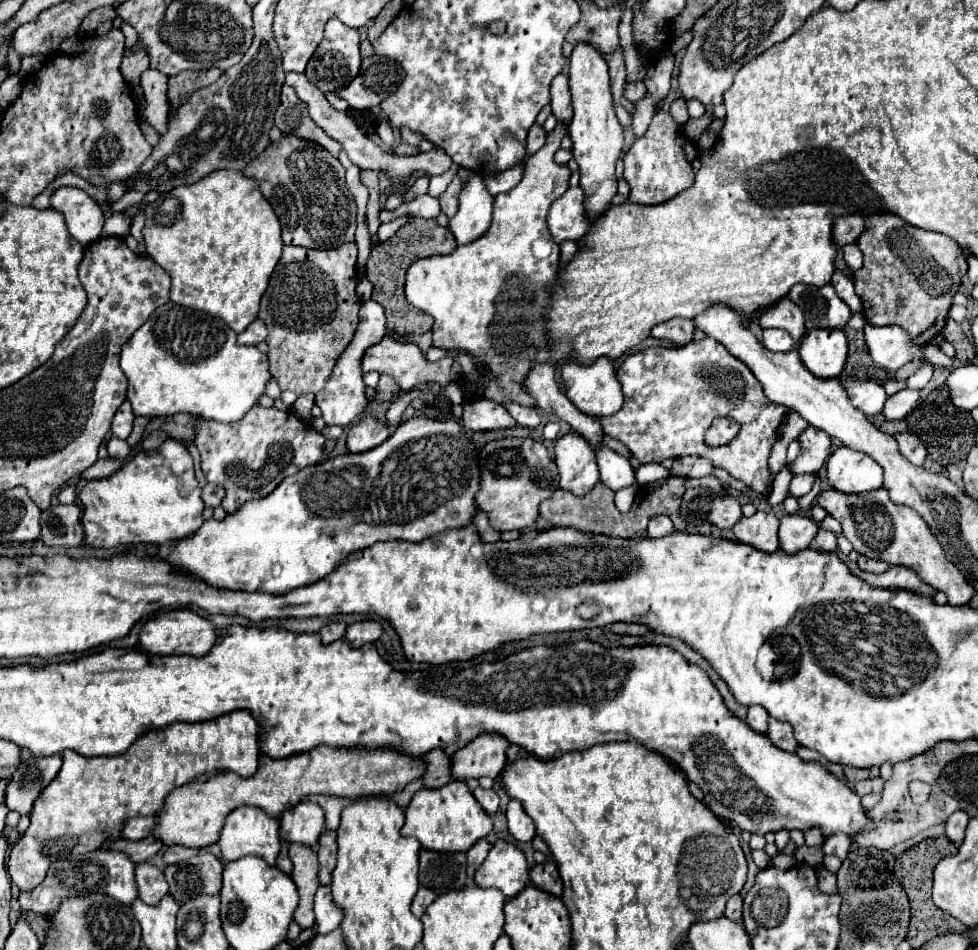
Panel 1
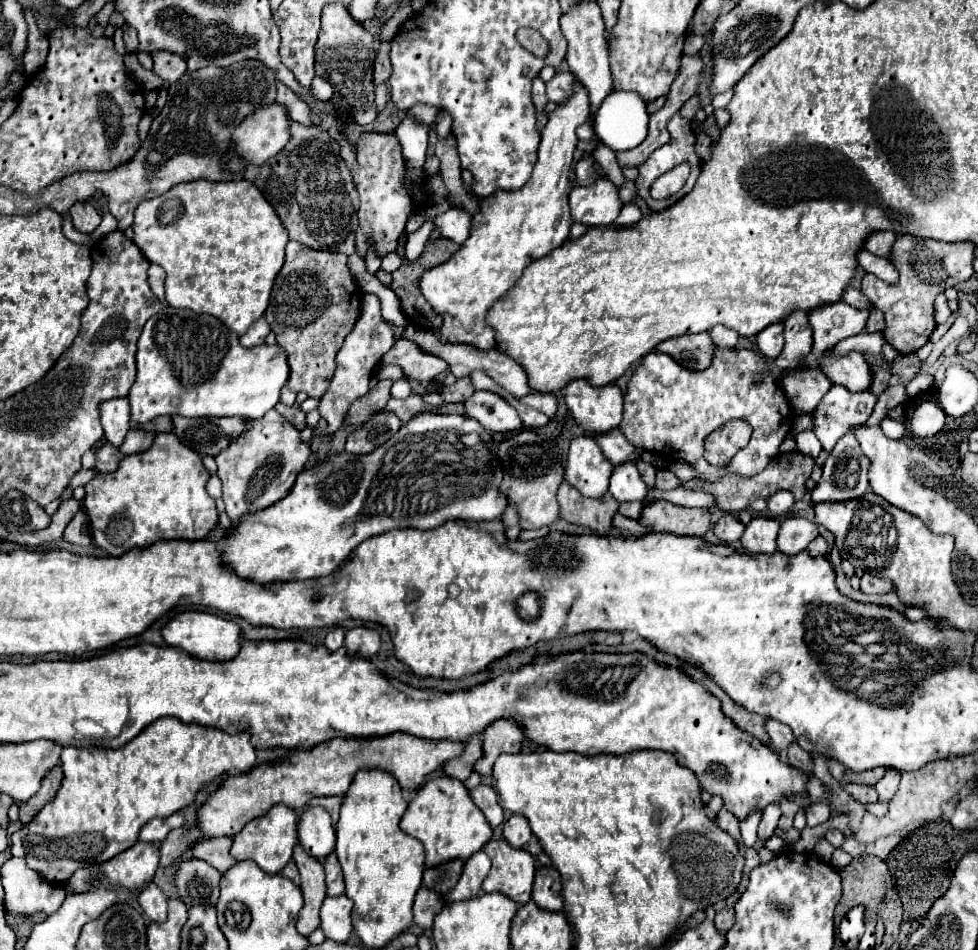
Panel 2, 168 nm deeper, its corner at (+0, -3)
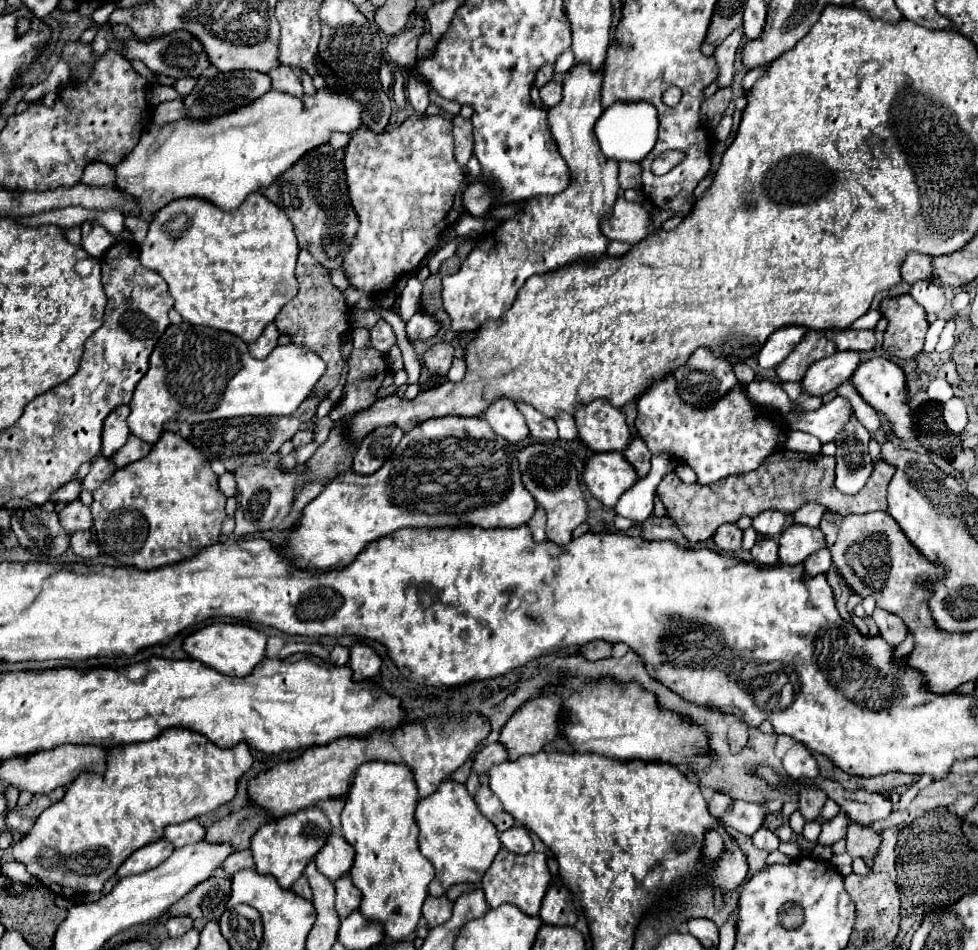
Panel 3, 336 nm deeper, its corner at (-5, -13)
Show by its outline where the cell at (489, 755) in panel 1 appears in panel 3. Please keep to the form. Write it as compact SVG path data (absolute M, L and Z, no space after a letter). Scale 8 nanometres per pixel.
M539 697L521 705L505 723L499 735L499 743L507 749L507 761L513 761L519 755L533 755L541 751L545 743L553 741L559 735L559 717L561 717L561 699Z

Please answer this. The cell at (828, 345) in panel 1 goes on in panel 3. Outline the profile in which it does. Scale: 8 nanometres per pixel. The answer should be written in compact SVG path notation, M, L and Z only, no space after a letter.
M873 357L873 359L861 363L855 369L855 373L853 373L853 377L849 381L853 383L853 387L857 387L857 393L877 413L883 413L883 415L889 417L891 427L893 427L897 437L907 439L907 441L913 441L917 437L915 423L913 423L913 413L911 413L909 405L905 405L907 403L907 397L905 397L905 375L903 375L903 371L895 363L891 363L891 361L883 359L883 357Z

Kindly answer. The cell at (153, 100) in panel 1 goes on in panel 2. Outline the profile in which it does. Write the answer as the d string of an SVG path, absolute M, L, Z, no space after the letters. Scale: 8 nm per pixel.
M156 51L152 53L154 59L154 73L170 83L178 81L180 75L186 71L186 59L182 55L170 53L170 51Z

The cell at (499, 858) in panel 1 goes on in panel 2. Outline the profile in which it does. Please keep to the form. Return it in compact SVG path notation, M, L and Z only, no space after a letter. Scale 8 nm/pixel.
M490 841L484 847L492 869L482 883L484 893L504 893L516 903L528 903L534 883L534 857L524 849L514 849L508 841Z

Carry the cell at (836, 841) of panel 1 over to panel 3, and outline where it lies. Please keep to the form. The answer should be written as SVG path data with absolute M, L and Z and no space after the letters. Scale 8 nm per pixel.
M839 813L835 819L821 823L819 843L821 843L821 845L833 845L833 843L845 839L847 827L849 827L849 819L845 817L845 813Z

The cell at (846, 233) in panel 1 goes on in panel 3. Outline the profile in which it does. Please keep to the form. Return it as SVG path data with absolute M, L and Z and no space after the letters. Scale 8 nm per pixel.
M911 253L901 263L901 277L905 283L915 283L919 279L929 279L931 275L931 257L921 253Z

